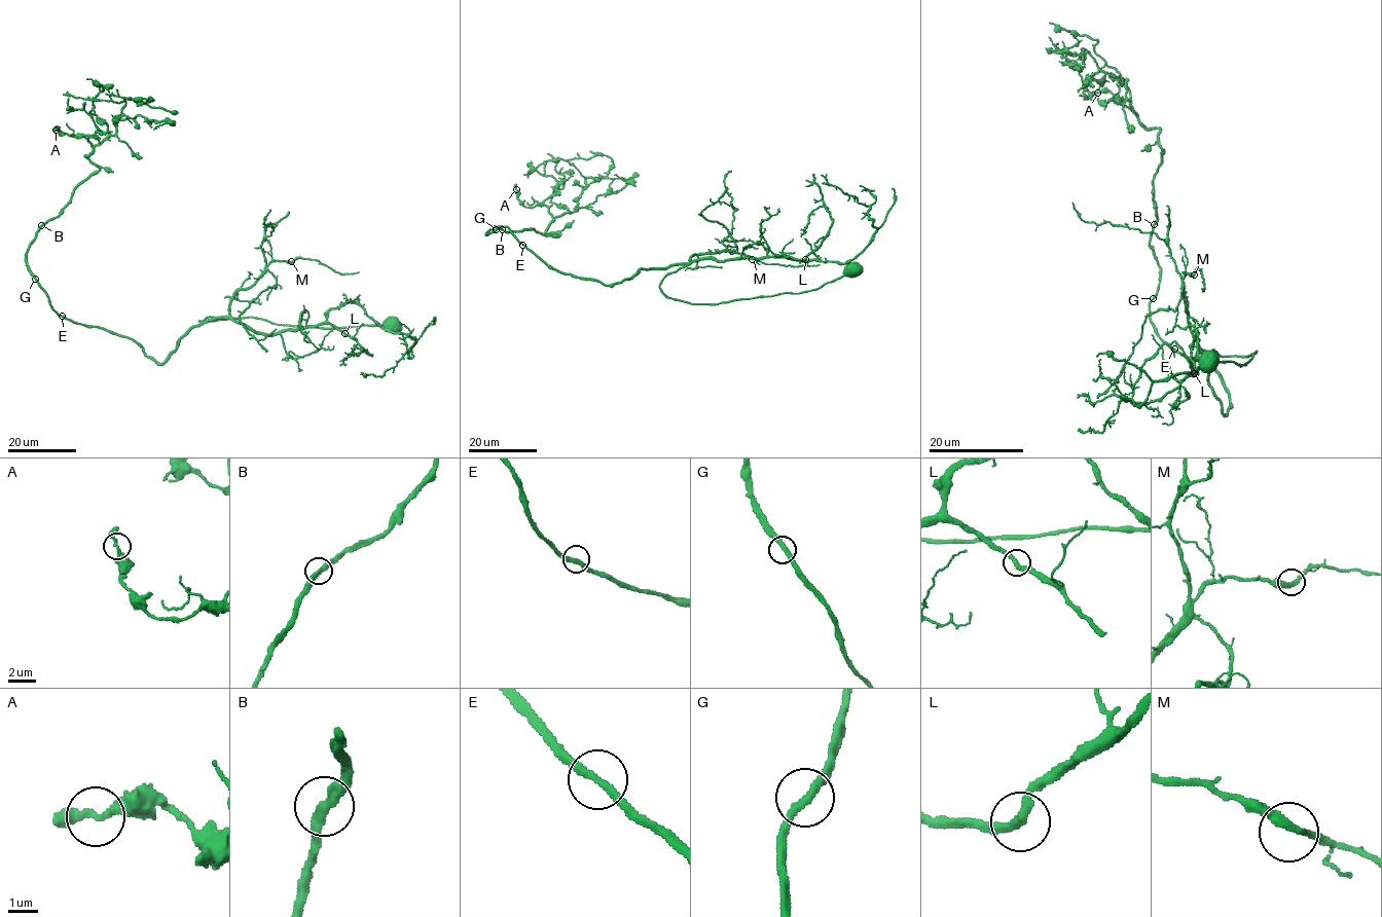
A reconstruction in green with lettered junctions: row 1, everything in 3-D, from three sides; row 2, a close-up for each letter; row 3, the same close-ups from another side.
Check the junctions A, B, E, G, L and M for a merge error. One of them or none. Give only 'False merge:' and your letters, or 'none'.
False merge: none

